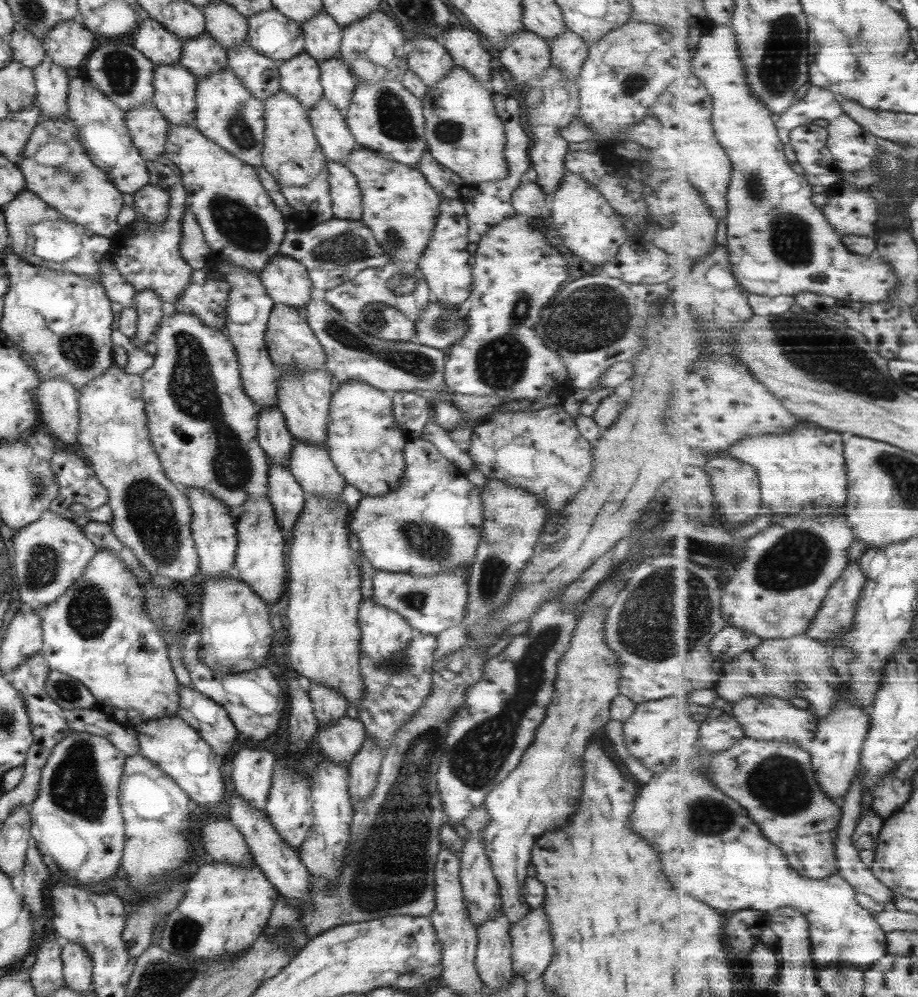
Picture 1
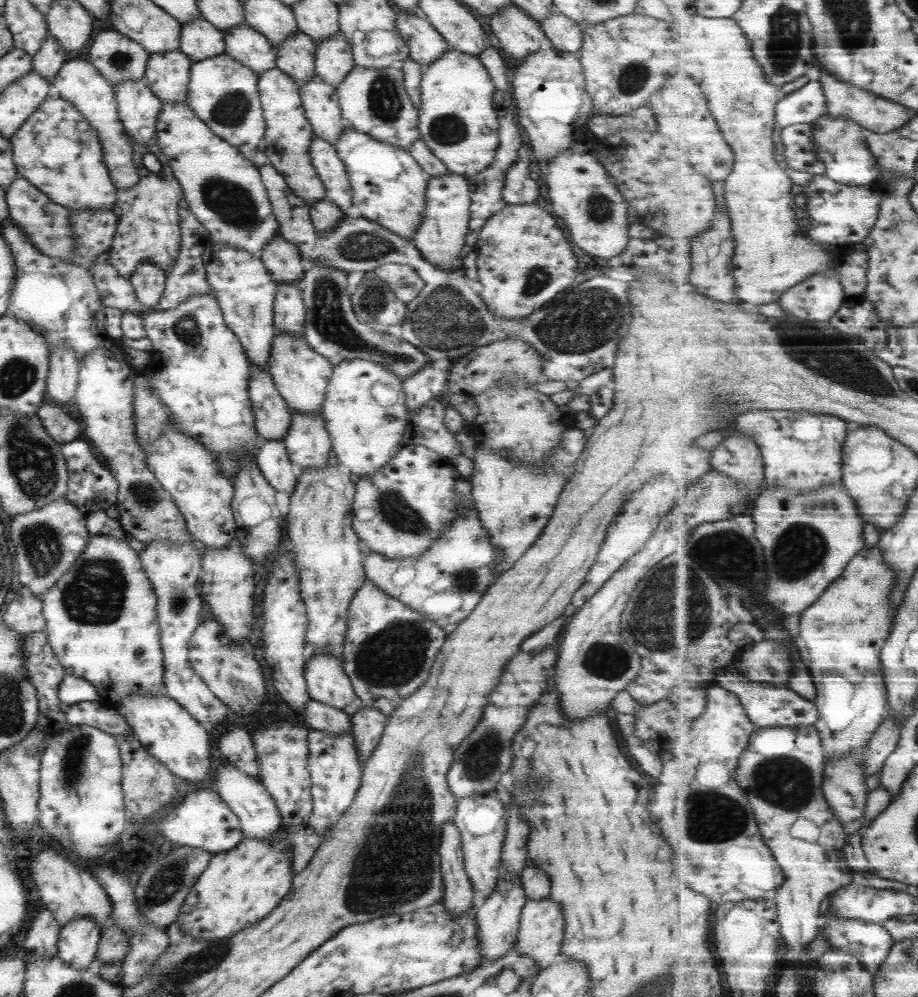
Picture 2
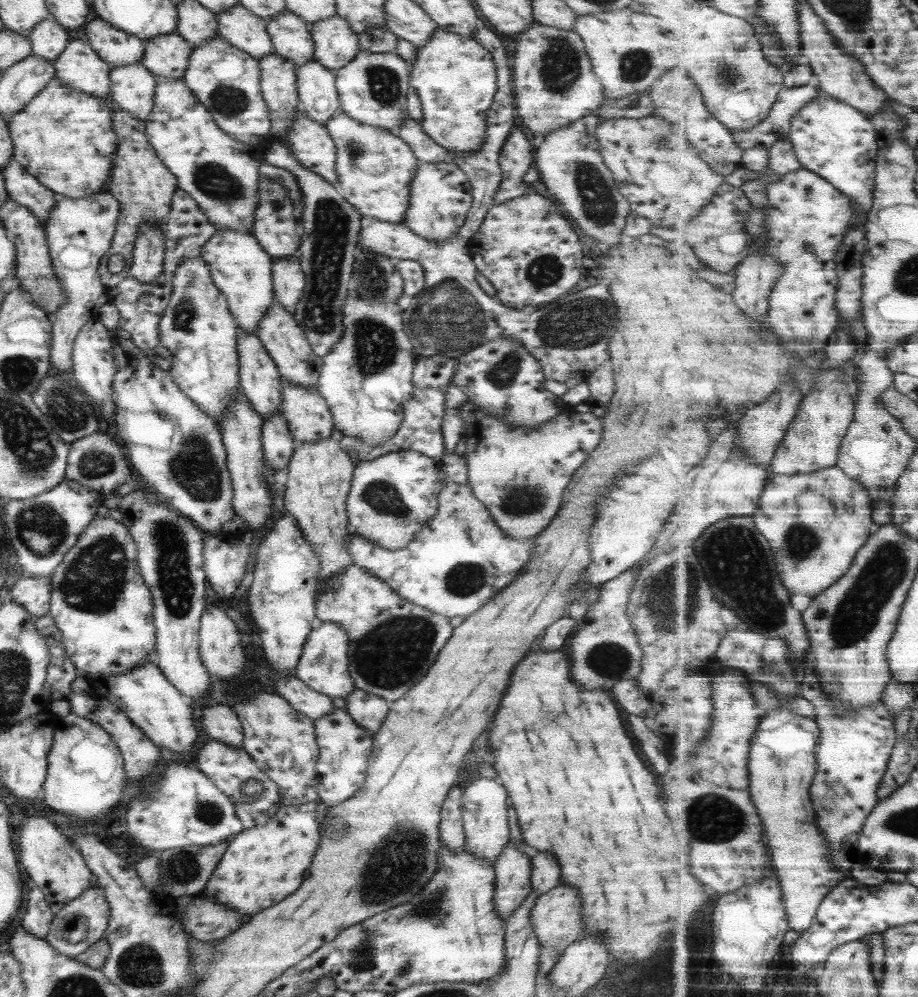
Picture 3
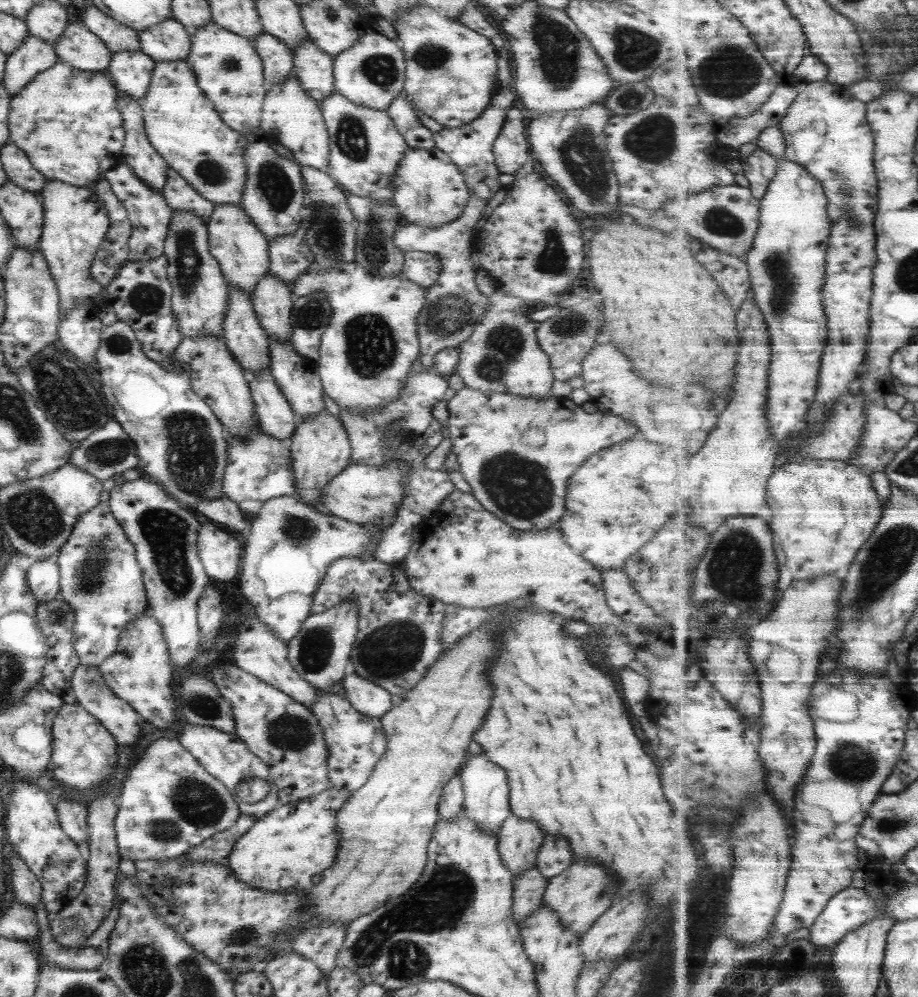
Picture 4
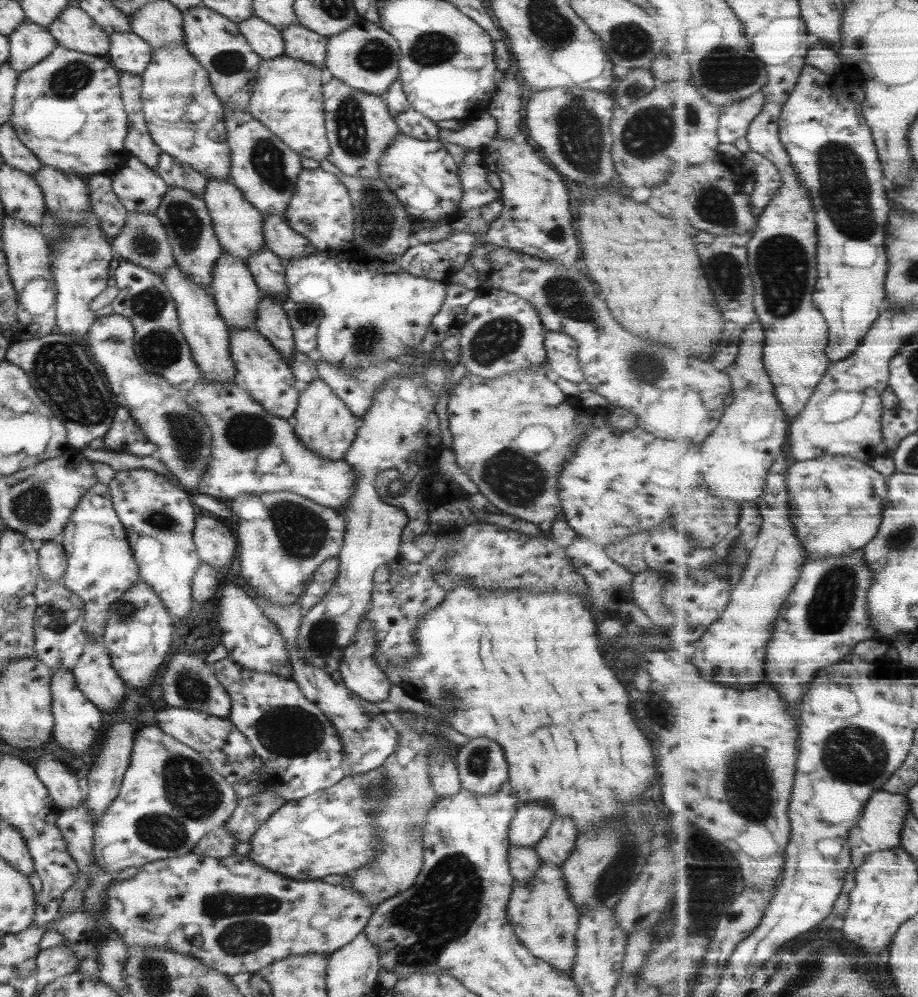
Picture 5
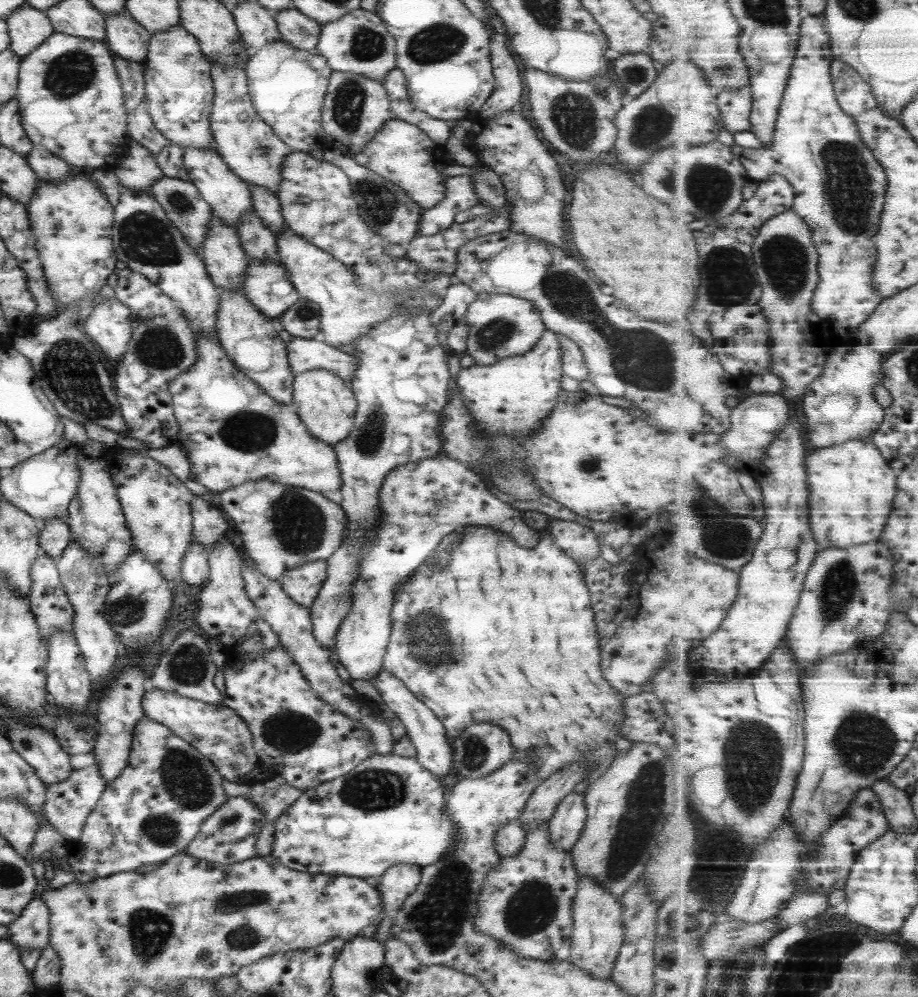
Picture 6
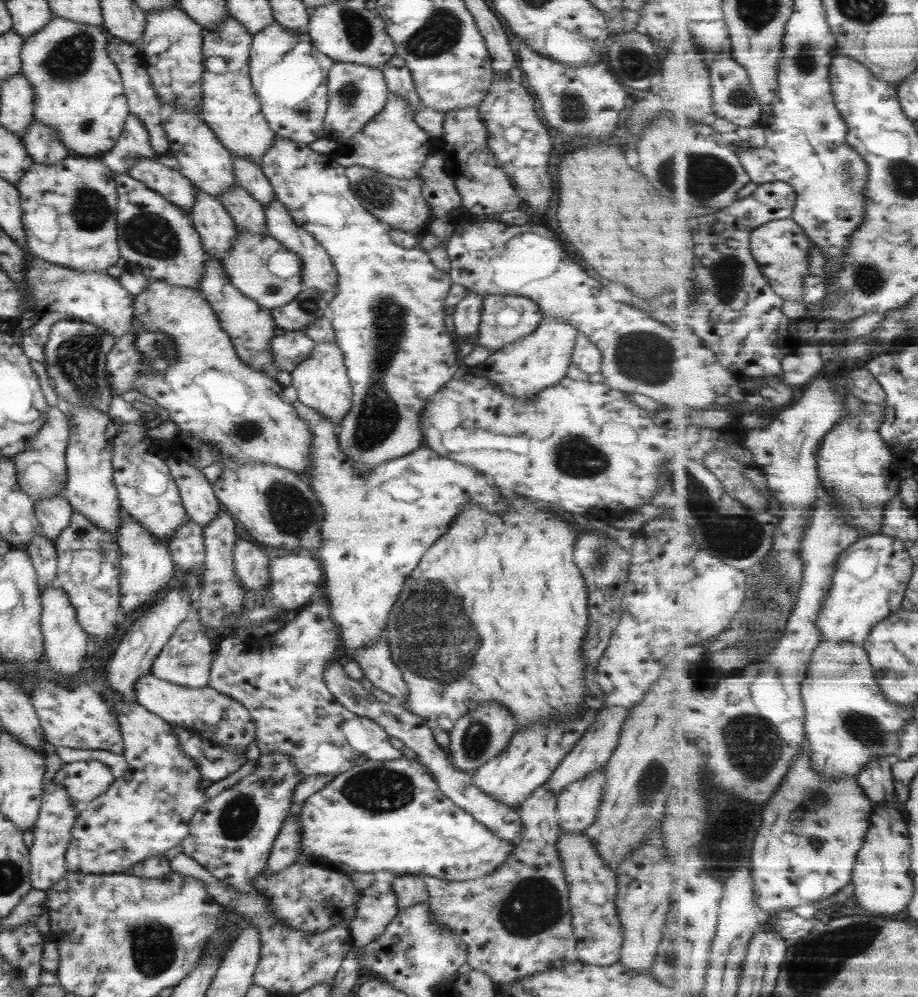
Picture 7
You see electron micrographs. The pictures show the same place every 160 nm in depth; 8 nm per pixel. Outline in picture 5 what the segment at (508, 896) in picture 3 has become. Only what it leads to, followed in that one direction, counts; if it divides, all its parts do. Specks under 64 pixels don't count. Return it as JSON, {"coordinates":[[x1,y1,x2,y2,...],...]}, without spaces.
{"coordinates":[[530,800,519,805,509,821,508,844,533,846,544,834,555,816,544,800]]}

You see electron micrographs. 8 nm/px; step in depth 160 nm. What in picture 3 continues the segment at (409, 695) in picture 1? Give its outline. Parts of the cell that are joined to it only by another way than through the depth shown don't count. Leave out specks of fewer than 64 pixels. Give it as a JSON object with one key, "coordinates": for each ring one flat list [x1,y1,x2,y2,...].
{"coordinates":[[353,563,344,566,344,570,337,574,331,574,317,592,314,607,317,622,334,622,348,636,348,673,354,688,378,696,387,703,401,698,409,688,423,678,452,631,447,618,401,599,388,584]]}

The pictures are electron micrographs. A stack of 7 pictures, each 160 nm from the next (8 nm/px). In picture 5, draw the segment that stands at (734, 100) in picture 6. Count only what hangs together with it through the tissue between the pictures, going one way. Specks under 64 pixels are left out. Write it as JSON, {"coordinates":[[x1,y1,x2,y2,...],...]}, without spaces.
{"coordinates":[[759,92,743,102,721,107,720,141,734,144,739,139,745,139,753,121,764,111,765,103,766,94]]}

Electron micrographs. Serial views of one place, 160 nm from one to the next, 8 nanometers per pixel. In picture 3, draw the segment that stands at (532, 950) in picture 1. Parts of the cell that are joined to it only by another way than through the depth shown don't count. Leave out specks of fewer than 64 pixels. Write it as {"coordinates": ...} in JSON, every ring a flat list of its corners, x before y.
{"coordinates":[[562,883,540,894,534,900,533,908,530,908,529,918,533,934,540,947,553,947,553,949,562,951,583,936,580,902,577,889]]}

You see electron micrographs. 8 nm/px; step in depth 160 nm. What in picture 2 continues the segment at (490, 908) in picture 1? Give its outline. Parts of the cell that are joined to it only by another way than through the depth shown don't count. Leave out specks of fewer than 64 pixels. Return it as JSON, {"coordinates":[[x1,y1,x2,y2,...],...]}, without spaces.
{"coordinates":[[495,791,472,794,456,799,456,811,452,823,460,834,463,866,476,895,477,902,485,898,496,885,500,872,500,852,505,834,504,807,497,799]]}

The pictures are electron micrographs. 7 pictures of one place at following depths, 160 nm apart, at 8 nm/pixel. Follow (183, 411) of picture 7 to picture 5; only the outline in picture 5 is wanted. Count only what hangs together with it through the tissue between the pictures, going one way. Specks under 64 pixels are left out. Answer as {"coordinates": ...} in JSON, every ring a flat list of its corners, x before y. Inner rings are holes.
{"coordinates":[[200,375,196,383,185,391,184,400,186,404,199,413,205,420,210,430,210,442,212,444,211,458,207,468,204,469,203,475,197,482,195,492,205,494,214,498,224,498,230,501,239,497,239,495,259,496,270,493,286,491,307,498,315,504,339,511,343,505,351,499,351,488,353,487,353,469,349,464,341,459,323,459,317,452,305,448,301,441,294,435,292,426,263,410,260,404,257,404,249,393,237,383,237,379,231,379,231,382,217,382,209,380],[275,446,281,450,281,456,287,460,289,468,295,472,289,472,285,476,267,476,261,478,263,474,257,472,255,458,263,452,263,448]]}

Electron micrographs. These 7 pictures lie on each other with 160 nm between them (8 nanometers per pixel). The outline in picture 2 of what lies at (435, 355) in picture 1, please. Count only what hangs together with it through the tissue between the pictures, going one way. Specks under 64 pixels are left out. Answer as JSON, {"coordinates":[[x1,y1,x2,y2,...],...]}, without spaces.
{"coordinates":[[304,263,305,269,298,287,304,306,304,323,302,326,303,341,321,355,333,367,344,358,360,358,376,362,379,366,390,370,398,378,413,376,419,368,430,361,420,348,388,333,375,331,371,325,358,321,350,306,349,290,347,290,347,274,340,270]]}

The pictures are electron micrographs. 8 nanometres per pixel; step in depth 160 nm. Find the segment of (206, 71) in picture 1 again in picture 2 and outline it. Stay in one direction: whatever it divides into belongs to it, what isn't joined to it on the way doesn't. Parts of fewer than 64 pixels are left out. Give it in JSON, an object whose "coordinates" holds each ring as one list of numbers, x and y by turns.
{"coordinates":[[195,17,180,26,177,50,190,62,209,59,224,53,222,32,209,22]]}

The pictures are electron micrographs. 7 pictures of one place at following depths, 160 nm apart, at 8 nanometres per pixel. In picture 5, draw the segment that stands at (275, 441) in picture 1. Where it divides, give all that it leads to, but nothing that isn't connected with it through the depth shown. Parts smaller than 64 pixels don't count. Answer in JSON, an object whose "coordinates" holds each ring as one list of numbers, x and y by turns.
{"coordinates":[[222,252,217,261,213,263,211,270,209,288,211,288,215,306,219,316,224,320,226,328,253,327,256,319,256,308,261,296,246,263,239,258,234,258,228,252]]}

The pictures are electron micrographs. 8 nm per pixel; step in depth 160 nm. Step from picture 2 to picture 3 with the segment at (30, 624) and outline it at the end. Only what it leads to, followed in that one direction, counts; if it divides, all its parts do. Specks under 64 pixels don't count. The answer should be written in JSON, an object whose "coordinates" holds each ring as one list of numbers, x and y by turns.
{"coordinates":[[21,576,11,589,7,590,7,597,21,605,21,609,29,613,34,619,41,618,49,609,50,576,31,578]]}

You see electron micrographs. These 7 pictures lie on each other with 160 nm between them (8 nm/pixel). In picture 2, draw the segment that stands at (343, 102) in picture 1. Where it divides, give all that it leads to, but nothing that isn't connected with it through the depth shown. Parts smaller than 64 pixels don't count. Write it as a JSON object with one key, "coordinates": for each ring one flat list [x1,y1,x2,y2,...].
{"coordinates":[[340,33,332,34,315,46,314,74,318,80,335,89,354,67,351,49]]}

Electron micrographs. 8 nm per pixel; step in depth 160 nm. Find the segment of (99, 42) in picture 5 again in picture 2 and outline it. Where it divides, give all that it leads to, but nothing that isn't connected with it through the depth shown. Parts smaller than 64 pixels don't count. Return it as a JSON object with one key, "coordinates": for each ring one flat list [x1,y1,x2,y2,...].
{"coordinates":[[86,58,67,59,57,74,50,81,54,95,70,102,87,125,96,132,102,150,102,161,107,167,111,184,116,188,131,188,138,181,136,166,133,164,132,146,128,135,124,132,119,118,112,86,95,70]]}

